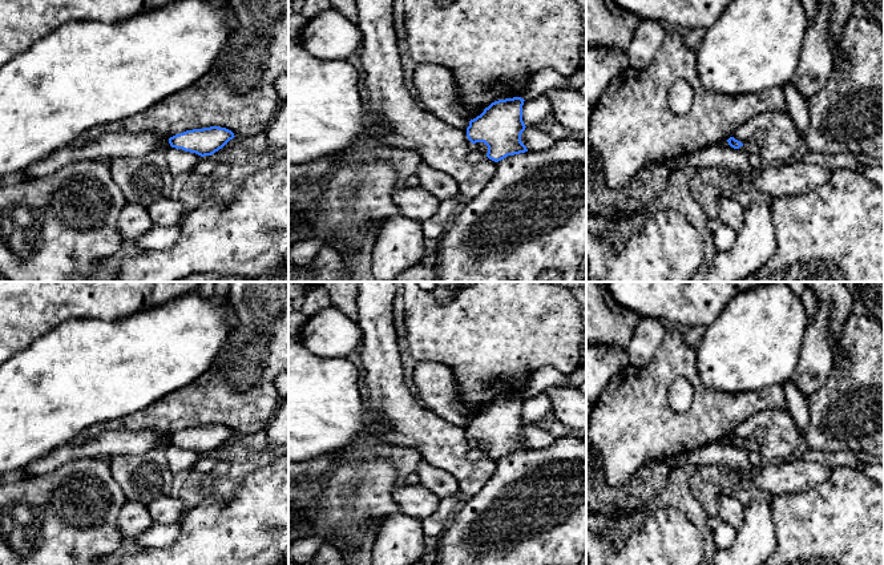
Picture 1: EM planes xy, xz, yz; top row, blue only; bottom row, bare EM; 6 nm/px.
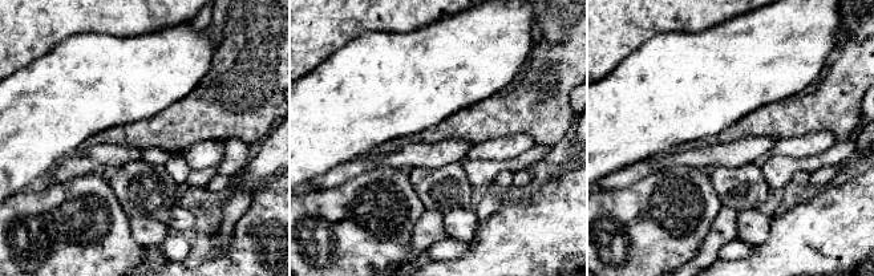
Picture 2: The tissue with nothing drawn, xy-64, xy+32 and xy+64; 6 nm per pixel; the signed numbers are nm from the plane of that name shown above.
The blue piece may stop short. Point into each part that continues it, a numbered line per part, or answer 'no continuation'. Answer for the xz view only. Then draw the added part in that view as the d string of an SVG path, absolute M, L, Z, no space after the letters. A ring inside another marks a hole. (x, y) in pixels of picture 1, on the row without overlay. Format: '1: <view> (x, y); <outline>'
no continuation

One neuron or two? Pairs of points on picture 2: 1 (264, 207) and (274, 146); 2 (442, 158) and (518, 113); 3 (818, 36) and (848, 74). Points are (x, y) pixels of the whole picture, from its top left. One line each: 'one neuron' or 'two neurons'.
1: two neurons
2: two neurons
3: two neurons

